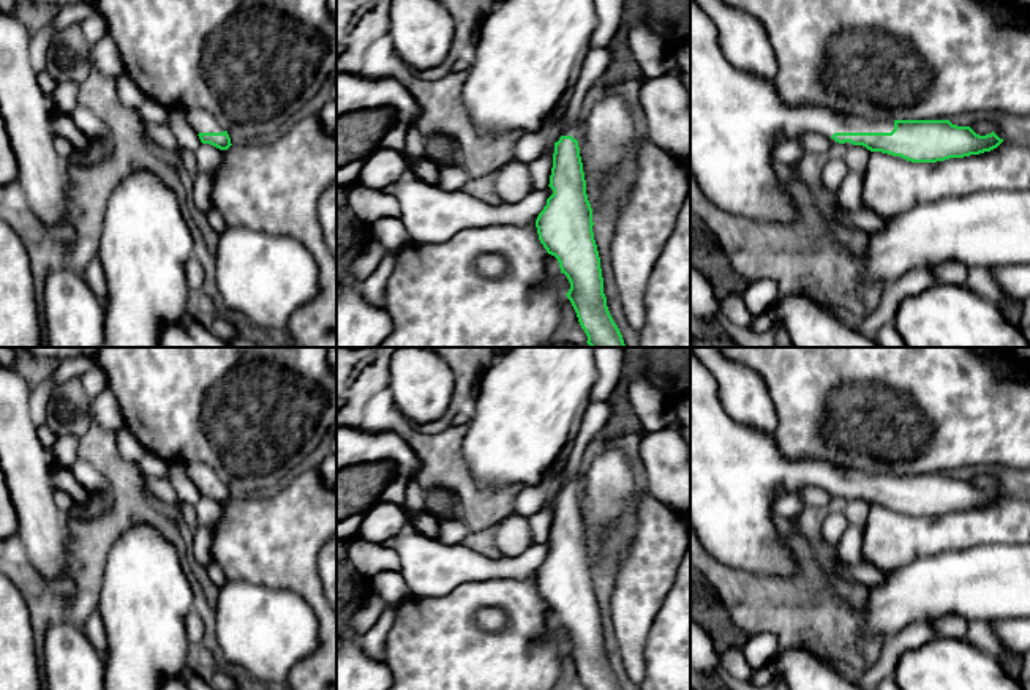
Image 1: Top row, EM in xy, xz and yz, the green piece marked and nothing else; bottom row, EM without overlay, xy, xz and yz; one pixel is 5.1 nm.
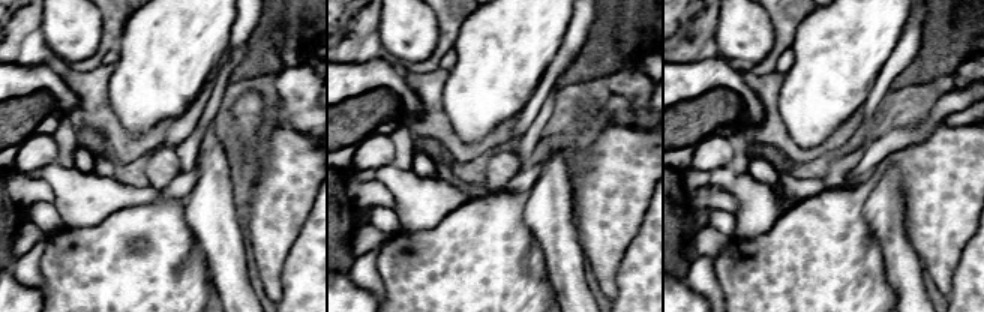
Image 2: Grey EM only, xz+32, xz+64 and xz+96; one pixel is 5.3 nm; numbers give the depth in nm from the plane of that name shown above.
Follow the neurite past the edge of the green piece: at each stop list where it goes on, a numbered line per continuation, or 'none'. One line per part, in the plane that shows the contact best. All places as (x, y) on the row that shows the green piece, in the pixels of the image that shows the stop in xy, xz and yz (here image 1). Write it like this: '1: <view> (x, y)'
1: yz (736, 119)

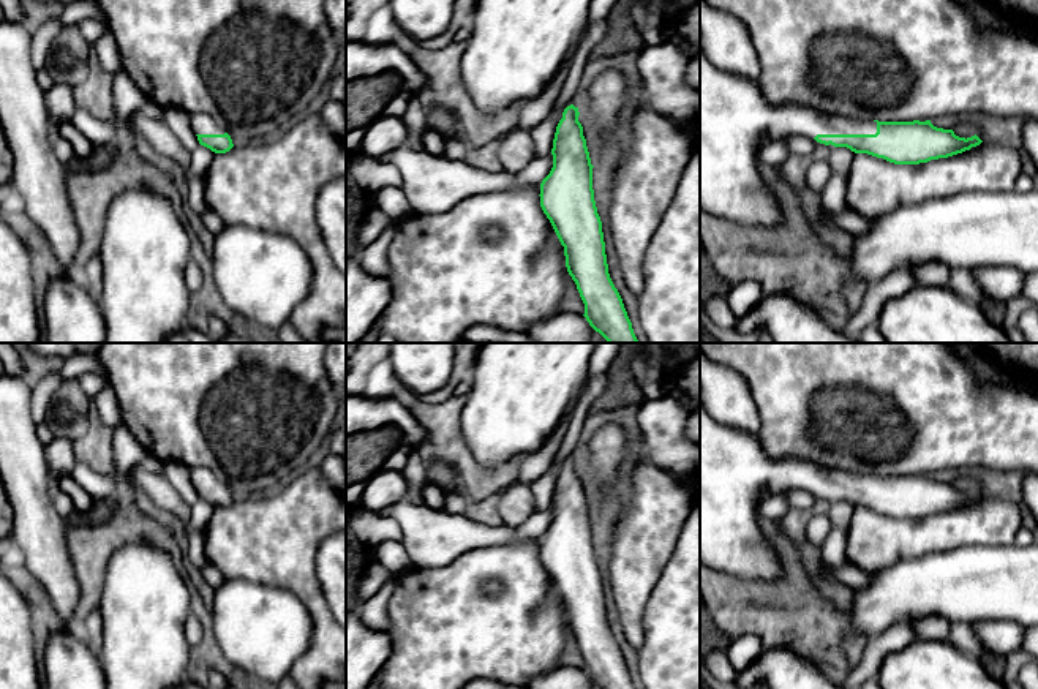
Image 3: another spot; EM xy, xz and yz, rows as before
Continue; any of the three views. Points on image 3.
1: yz (735, 120)

